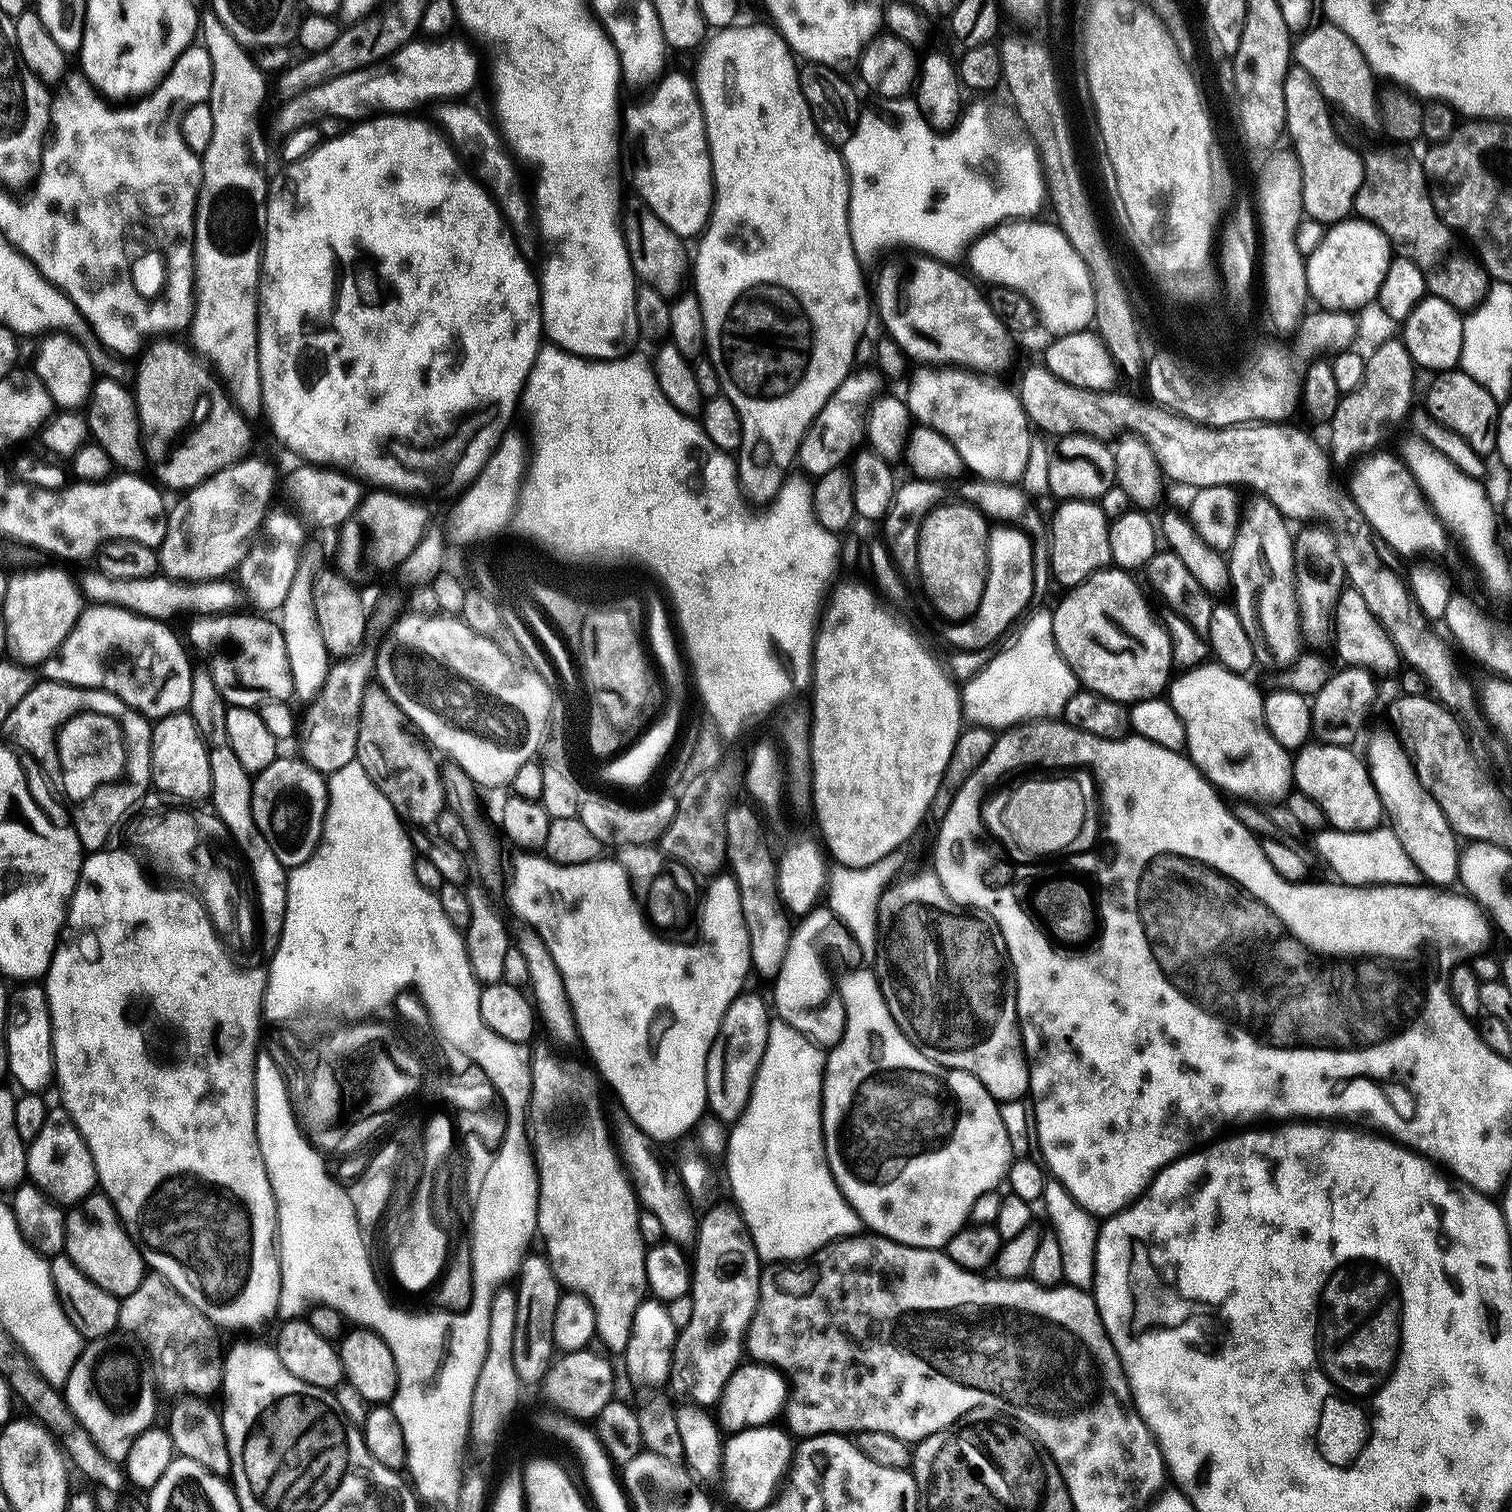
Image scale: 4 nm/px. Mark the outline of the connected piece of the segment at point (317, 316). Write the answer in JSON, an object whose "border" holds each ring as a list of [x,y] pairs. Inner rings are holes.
{"border":[[[381,114],[365,118],[353,123],[349,131],[340,137],[325,139],[306,158],[293,164],[284,164],[276,177],[271,177],[268,186],[268,205],[266,206],[266,226],[264,227],[264,252],[260,256],[260,294],[258,297],[258,315],[260,329],[258,330],[258,370],[262,378],[263,415],[268,416],[268,424],[272,432],[293,452],[301,456],[301,461],[312,466],[327,466],[337,469],[368,486],[380,490],[391,490],[397,494],[415,494],[420,496],[449,496],[455,497],[464,491],[476,476],[486,466],[492,456],[492,451],[500,445],[505,432],[509,431],[512,415],[518,412],[518,401],[521,399],[524,383],[534,366],[534,358],[542,347],[542,325],[540,323],[540,285],[537,273],[531,268],[529,261],[518,250],[512,230],[504,222],[504,216],[498,210],[492,195],[480,185],[480,181],[456,155],[448,142],[448,137],[439,127],[427,124],[424,120],[415,120],[412,114]]]}

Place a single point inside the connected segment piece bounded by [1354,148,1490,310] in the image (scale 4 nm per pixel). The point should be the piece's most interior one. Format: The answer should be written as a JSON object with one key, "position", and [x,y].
{"position":[1393,197]}

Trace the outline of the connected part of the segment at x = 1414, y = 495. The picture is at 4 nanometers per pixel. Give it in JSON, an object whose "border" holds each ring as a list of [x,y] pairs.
{"border":[[[1380,451],[1365,455],[1368,456],[1365,460],[1355,461],[1357,464],[1352,472],[1350,491],[1358,510],[1362,510],[1366,522],[1370,522],[1376,535],[1381,536],[1389,548],[1401,557],[1424,552],[1427,548],[1442,547],[1446,529],[1437,519],[1436,513],[1428,507],[1428,501],[1420,491],[1418,482],[1399,455],[1392,453],[1391,456],[1388,452]]]}

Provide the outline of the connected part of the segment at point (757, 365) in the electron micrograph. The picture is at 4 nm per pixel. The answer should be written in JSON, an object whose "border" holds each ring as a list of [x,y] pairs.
{"border":[[[737,22],[731,28],[721,28],[713,31],[711,35],[705,39],[702,47],[699,49],[698,55],[700,57],[696,60],[696,76],[694,75],[694,83],[696,86],[696,93],[700,99],[702,106],[702,114],[704,115],[704,125],[706,126],[706,138],[708,139],[708,153],[710,154],[710,162],[712,163],[712,187],[714,195],[712,198],[712,215],[708,217],[708,225],[698,237],[696,252],[694,248],[694,276],[696,272],[696,288],[694,294],[700,299],[702,306],[702,322],[704,323],[704,343],[706,345],[707,359],[712,361],[714,370],[720,379],[720,391],[727,400],[734,402],[734,406],[738,410],[738,418],[742,422],[742,442],[738,449],[738,475],[740,477],[741,489],[749,497],[762,496],[765,500],[771,499],[776,495],[777,489],[784,484],[786,477],[789,475],[788,467],[795,465],[798,460],[798,453],[800,451],[800,444],[803,442],[804,435],[807,428],[814,422],[819,411],[822,410],[827,400],[842,384],[845,377],[847,377],[857,363],[856,347],[858,342],[865,335],[864,327],[868,324],[868,304],[870,308],[870,288],[864,285],[864,272],[862,269],[862,261],[856,257],[856,251],[852,246],[852,239],[848,230],[848,169],[844,167],[843,155],[833,145],[829,144],[828,139],[825,138],[818,130],[818,126],[812,117],[810,106],[806,102],[806,98],[802,94],[802,86],[800,85],[800,74],[798,71],[798,60],[794,55],[784,37],[780,35],[775,27],[764,24],[743,24]]]}

